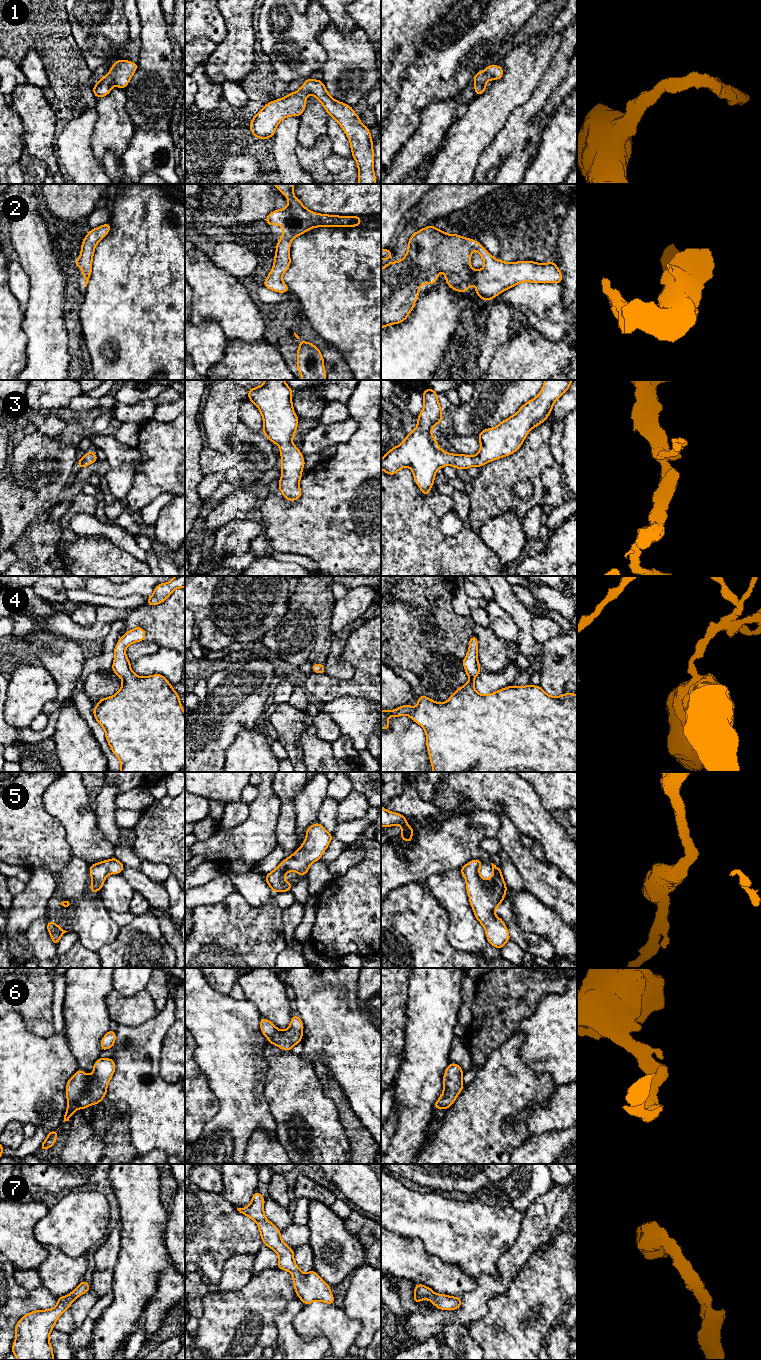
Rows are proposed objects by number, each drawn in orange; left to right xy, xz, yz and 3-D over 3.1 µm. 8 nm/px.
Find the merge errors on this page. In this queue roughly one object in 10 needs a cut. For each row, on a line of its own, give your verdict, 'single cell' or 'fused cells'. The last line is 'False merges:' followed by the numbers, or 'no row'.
1: single cell
2: single cell
3: single cell
4: single cell
5: single cell
6: single cell
7: single cell
False merges: no row

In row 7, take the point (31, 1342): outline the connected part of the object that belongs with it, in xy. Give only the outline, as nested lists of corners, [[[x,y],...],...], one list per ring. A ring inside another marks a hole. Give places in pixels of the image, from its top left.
[[[82,1280],[81,1283],[67,1296],[61,1296],[57,1305],[52,1309],[32,1311],[24,1315],[15,1326],[15,1340],[12,1346],[12,1353],[17,1360],[55,1360],[53,1348],[49,1342],[49,1335],[54,1329],[55,1322],[66,1311],[73,1301],[90,1290],[90,1285]]]

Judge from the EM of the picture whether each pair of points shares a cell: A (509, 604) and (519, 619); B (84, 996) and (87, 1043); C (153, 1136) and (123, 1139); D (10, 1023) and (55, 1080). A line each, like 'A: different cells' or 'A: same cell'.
A: same cell
B: same cell
C: different cells
D: same cell

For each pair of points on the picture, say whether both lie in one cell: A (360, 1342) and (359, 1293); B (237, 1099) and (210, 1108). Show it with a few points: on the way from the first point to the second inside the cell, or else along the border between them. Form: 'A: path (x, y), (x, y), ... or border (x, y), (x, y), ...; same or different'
A: path (366, 1330), (366, 1305); same
B: border (209, 1084), (219, 1102), (219, 1110), (206, 1125); different

